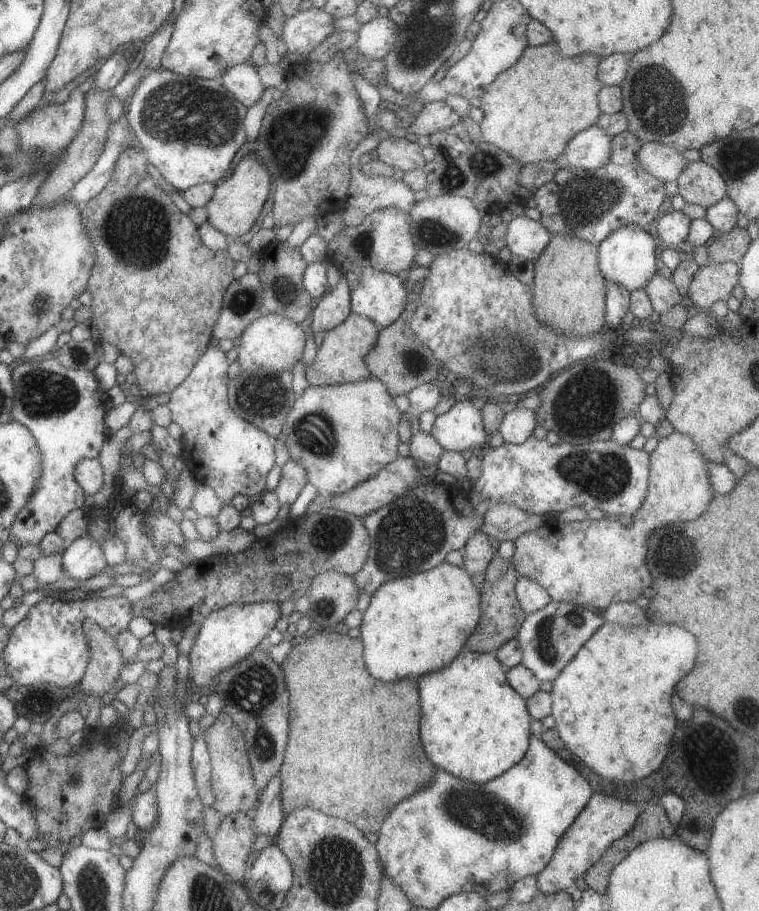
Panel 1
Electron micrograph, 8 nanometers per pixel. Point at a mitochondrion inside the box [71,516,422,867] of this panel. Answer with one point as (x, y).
(252, 691)

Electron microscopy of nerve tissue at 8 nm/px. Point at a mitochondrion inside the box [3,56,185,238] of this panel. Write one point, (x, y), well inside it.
(32, 155)

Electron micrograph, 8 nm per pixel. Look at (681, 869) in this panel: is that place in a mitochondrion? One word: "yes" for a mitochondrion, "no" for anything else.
no

